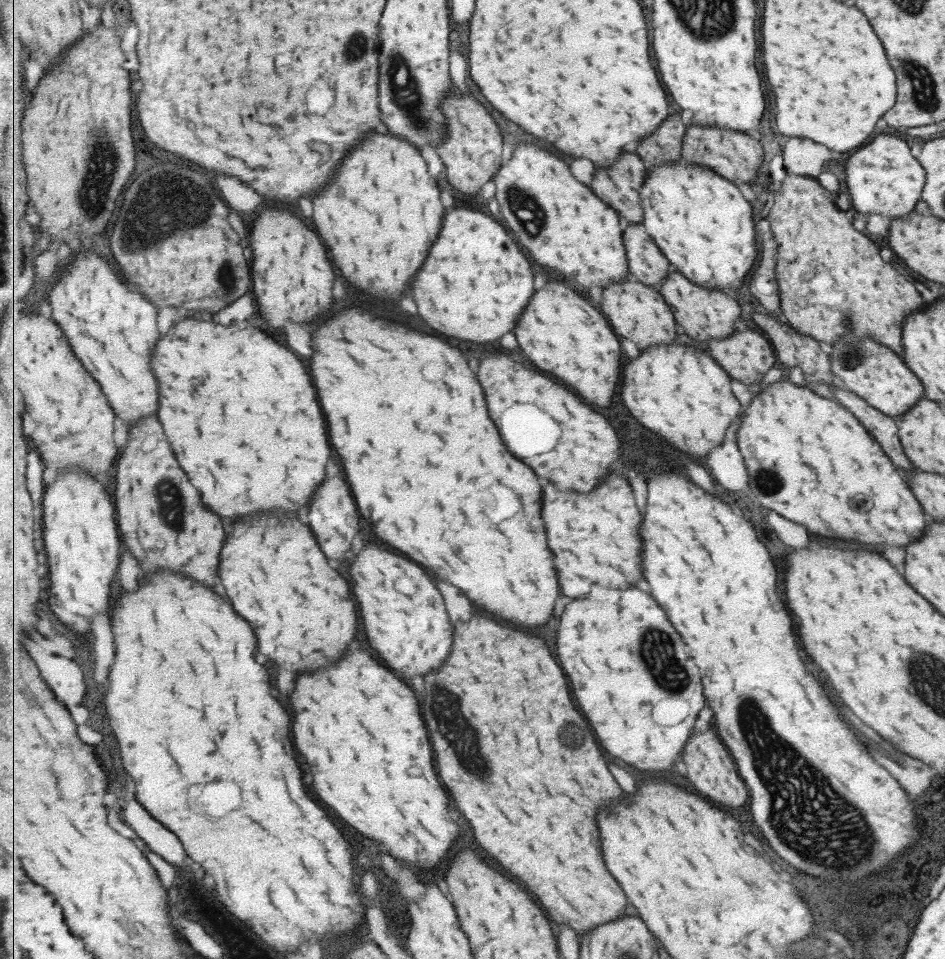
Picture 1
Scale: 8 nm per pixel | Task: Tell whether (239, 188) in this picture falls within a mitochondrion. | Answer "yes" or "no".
no

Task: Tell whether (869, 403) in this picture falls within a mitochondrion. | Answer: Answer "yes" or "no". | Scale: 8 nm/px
no

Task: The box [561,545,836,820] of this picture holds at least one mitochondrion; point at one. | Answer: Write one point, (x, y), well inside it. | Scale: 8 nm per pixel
(657, 650)

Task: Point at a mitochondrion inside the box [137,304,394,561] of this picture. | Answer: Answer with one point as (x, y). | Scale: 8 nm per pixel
(170, 502)

